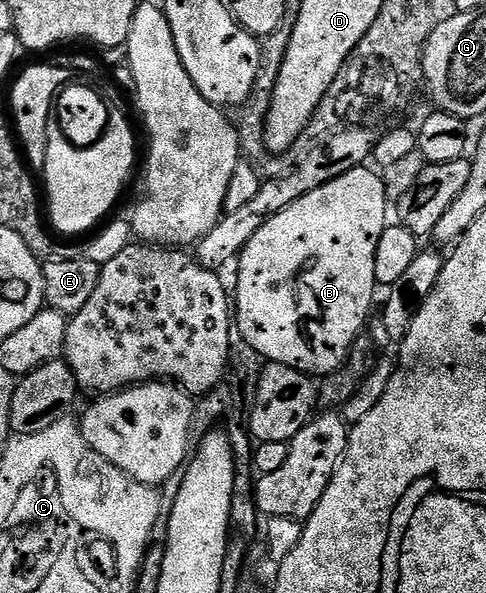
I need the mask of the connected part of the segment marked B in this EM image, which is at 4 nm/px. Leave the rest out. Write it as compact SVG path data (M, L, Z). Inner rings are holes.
M361 167L346 171L335 177L330 183L302 195L302 199L290 203L290 207L278 211L278 215L264 221L262 227L258 227L258 235L254 235L254 239L250 239L250 243L246 243L246 247L240 252L238 264L235 266L237 269L236 293L234 289L234 325L235 328L242 331L242 339L252 348L257 358L265 357L263 359L265 362L294 367L309 375L317 375L316 373L327 375L335 372L348 361L350 352L357 344L356 339L360 332L362 334L365 332L370 316L373 314L371 312L372 296L378 292L374 275L374 251L378 251L378 239L382 239L382 231L390 224L390 217L388 217L390 202L384 186L384 178L377 170L375 173L374 170L368 168Z

